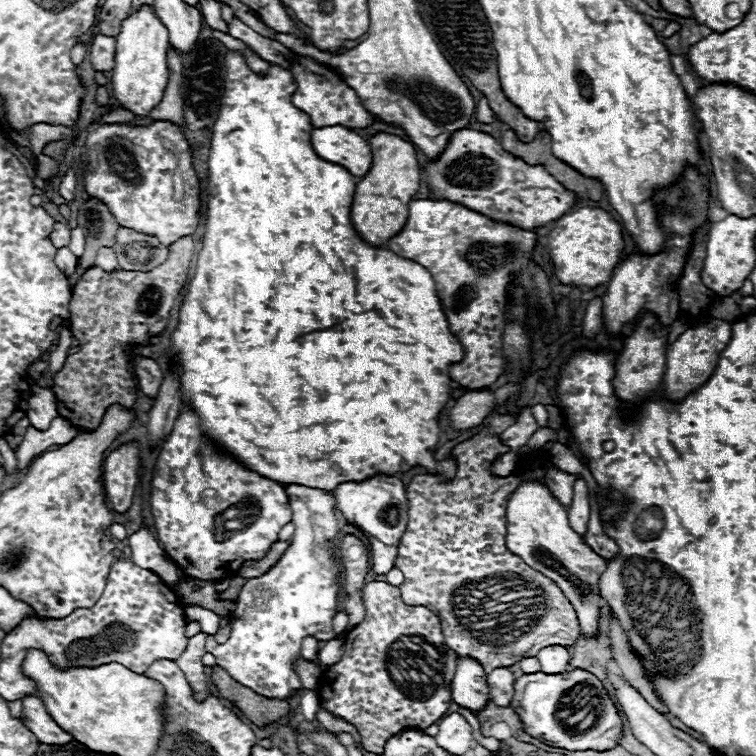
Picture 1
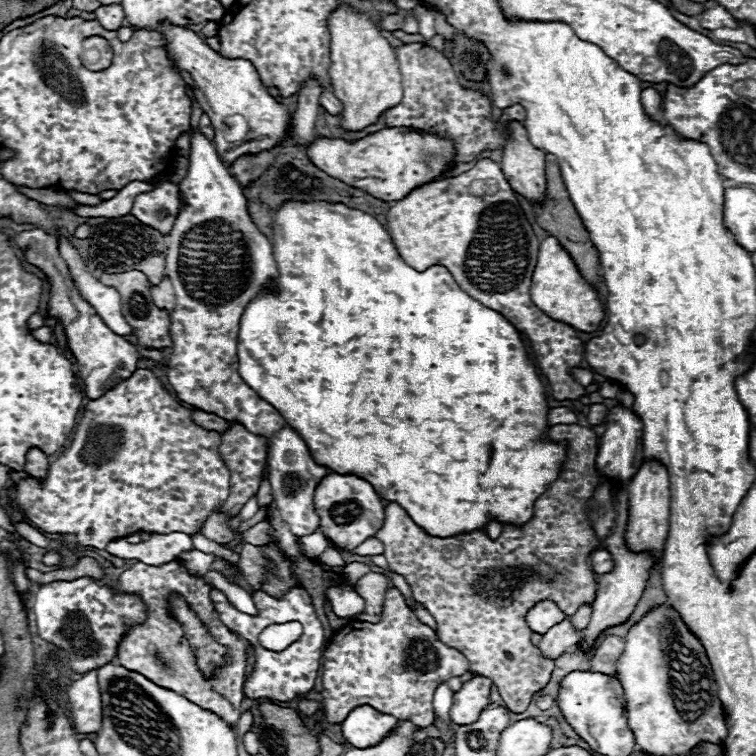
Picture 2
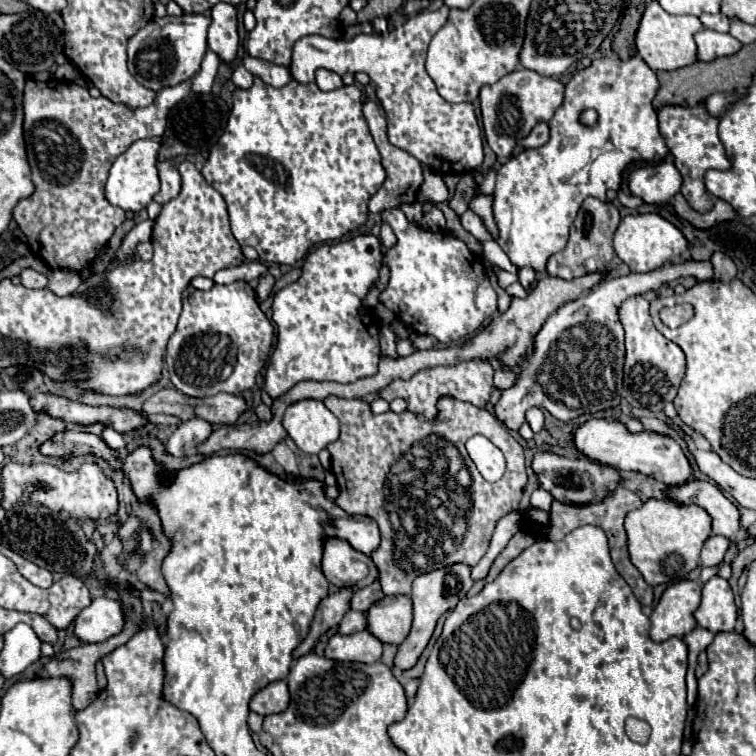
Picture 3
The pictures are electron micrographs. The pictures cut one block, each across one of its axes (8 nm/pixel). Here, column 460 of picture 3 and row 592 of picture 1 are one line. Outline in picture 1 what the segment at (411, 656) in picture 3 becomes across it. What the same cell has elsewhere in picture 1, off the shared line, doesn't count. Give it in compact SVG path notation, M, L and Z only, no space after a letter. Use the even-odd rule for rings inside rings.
M526 480L510 494L506 506L506 546L512 554L520 556L524 564L552 578L562 588L566 598L574 604L580 630L584 634L596 630L596 620L602 606L598 580L606 570L606 560L592 552L568 526L566 508L552 496L546 484L538 480Z

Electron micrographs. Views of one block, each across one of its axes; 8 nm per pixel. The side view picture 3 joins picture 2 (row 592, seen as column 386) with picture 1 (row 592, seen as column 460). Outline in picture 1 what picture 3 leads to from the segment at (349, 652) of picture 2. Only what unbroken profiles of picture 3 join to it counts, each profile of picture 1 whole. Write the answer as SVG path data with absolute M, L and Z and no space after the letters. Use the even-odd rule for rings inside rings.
M378 580L368 582L362 588L362 600L366 606L366 616L358 626L354 626L346 634L344 656L338 664L334 664L322 674L318 696L326 710L348 720L352 726L358 728L364 750L382 754L386 740L394 734L406 728L428 728L446 714L446 710L452 704L450 690L458 656L450 648L440 644L444 642L440 618L424 606L404 604L398 594L398 586Z

